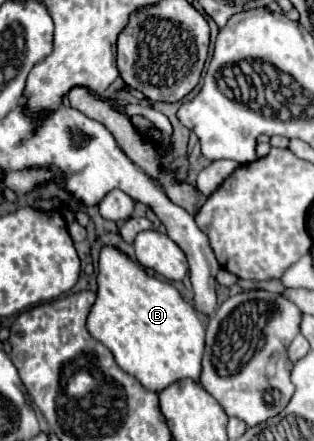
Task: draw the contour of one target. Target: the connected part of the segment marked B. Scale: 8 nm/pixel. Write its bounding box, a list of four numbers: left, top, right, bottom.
[88,246,206,392]

